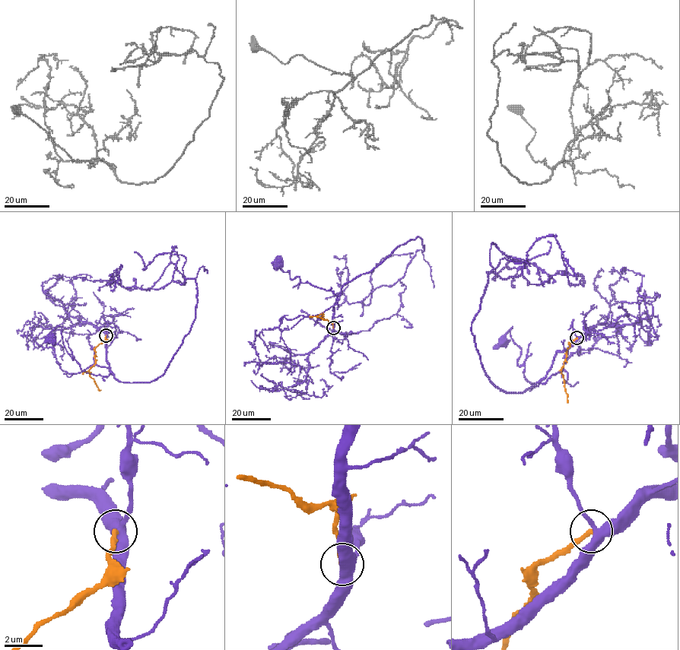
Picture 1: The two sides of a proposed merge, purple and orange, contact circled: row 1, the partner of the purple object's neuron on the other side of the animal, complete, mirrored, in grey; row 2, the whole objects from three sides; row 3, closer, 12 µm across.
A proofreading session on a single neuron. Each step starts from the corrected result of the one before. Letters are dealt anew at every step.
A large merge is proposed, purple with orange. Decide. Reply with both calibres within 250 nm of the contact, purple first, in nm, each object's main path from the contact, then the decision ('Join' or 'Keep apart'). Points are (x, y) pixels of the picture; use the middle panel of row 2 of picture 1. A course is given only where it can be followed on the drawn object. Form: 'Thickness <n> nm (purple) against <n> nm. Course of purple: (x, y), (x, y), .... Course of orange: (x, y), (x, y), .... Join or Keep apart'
Thickness 440 nm (purple) against 240 nm. Course of purple: (333, 328), (337, 296), (330, 290), (302, 283), (299, 276), (291, 280), (289, 271), (284, 272), (278, 264). Course of orange: (333, 328), (332, 321), (322, 318), (322, 314), (316, 315), (323, 320), (327, 318). Keep apart

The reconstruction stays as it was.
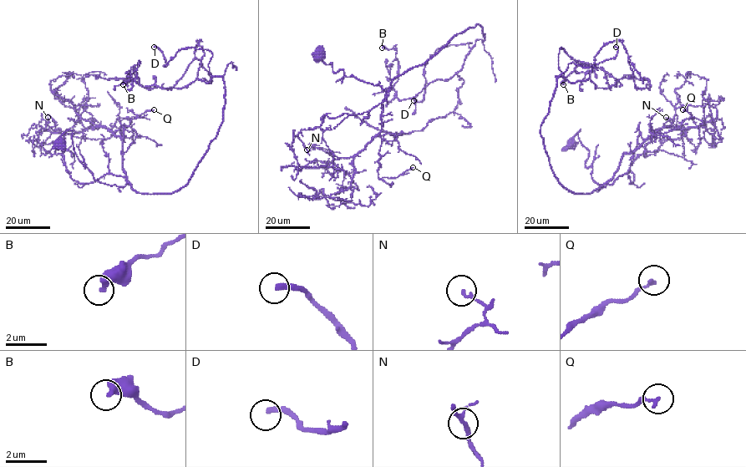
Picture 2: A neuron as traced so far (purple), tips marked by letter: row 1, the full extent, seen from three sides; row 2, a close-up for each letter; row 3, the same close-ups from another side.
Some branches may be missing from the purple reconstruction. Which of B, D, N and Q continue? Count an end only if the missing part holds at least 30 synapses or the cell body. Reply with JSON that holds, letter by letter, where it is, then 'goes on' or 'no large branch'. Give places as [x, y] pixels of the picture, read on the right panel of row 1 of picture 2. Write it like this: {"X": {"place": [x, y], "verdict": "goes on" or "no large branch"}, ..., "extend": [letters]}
{"B": {"place": [563, 84], "verdict": "no large branch"}, "D": {"place": [616, 47], "verdict": "goes on"}, "N": {"place": [666, 117], "verdict": "no large branch"}, "Q": {"place": [682, 109], "verdict": "no large branch"}, "extend": ["D"]}

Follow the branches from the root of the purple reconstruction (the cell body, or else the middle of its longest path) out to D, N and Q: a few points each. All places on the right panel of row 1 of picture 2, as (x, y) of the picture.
D: (571, 142), (581, 130), (585, 166), (605, 186), (565, 189), (540, 127), (560, 47), (592, 66), (616, 47)
N: (571, 142), (581, 130), (585, 166), (599, 185), (624, 174), (631, 183), (631, 164), (666, 117)
Q: (571, 142), (581, 130), (585, 166), (605, 186), (624, 154), (694, 118), (682, 109)

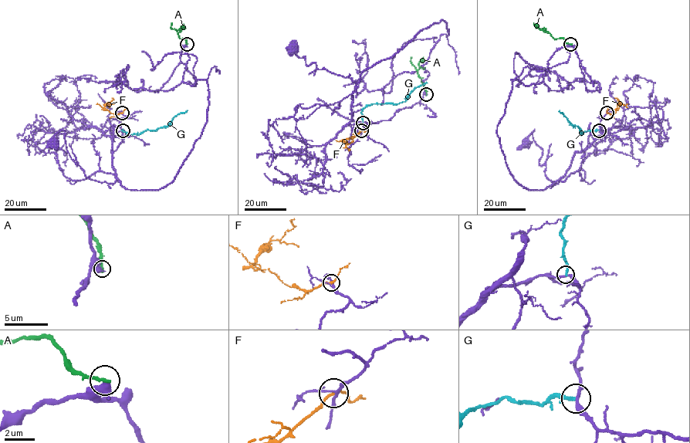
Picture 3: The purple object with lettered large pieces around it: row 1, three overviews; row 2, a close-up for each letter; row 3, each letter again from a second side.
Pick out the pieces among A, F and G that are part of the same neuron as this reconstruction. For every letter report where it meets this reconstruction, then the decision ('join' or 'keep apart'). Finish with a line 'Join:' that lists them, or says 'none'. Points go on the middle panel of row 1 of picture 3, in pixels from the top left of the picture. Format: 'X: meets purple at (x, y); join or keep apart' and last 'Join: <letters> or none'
A: meets purple at (426, 94); keep apart
F: meets purple at (361, 130); keep apart
G: meets purple at (363, 123); keep apart
Join: none

